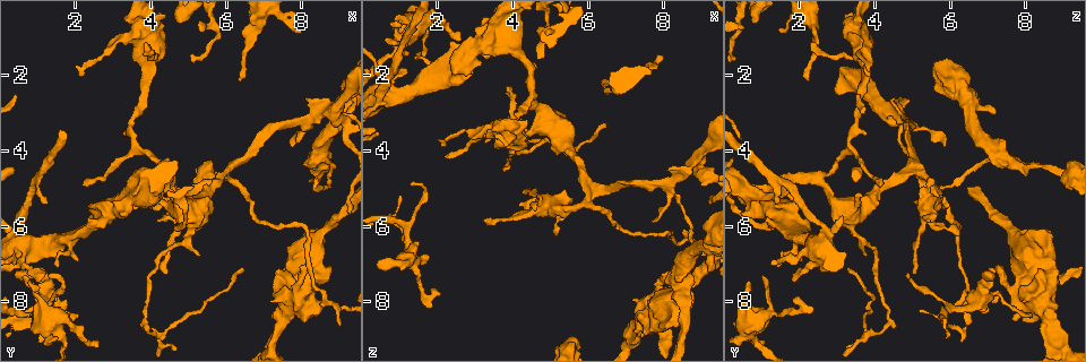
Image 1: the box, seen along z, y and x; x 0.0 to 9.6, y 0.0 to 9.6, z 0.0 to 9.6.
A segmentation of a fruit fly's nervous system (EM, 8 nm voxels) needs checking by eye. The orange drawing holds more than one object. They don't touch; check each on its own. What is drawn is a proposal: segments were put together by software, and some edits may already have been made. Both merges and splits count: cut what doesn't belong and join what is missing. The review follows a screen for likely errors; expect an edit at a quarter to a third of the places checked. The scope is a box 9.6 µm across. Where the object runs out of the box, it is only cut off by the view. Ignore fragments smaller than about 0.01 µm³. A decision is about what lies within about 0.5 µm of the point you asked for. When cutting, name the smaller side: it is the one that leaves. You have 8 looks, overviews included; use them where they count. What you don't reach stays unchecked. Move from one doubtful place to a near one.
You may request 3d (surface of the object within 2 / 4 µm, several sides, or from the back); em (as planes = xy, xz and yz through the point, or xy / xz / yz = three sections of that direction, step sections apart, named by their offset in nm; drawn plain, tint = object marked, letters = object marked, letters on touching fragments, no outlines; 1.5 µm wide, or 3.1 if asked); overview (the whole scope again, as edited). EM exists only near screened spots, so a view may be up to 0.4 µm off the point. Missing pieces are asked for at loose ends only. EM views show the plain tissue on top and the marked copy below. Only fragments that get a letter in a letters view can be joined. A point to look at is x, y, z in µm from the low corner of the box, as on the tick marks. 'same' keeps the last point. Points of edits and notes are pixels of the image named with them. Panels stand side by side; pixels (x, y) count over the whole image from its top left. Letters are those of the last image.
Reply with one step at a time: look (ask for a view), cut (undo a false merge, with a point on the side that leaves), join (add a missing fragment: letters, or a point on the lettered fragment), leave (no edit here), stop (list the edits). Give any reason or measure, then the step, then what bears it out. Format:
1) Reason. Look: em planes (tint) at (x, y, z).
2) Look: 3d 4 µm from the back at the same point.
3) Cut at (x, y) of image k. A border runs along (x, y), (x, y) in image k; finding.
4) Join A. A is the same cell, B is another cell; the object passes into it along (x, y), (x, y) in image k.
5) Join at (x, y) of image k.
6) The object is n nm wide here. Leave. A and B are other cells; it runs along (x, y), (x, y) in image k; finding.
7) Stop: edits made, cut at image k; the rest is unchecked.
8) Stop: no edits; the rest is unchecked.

Look: 3d 4 µm at (7.55, 8.25, 8.55).

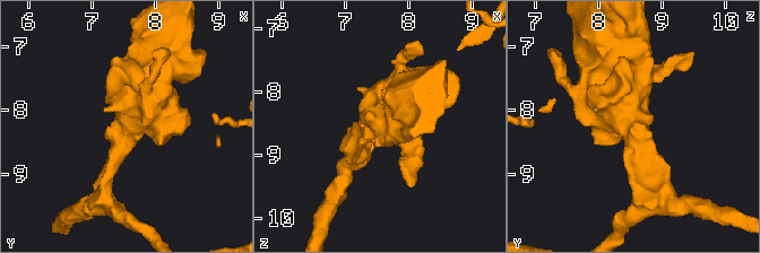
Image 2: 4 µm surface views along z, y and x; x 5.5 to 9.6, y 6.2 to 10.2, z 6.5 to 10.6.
Look: em planes (letters) at (7.60, 8.25, 8.55).

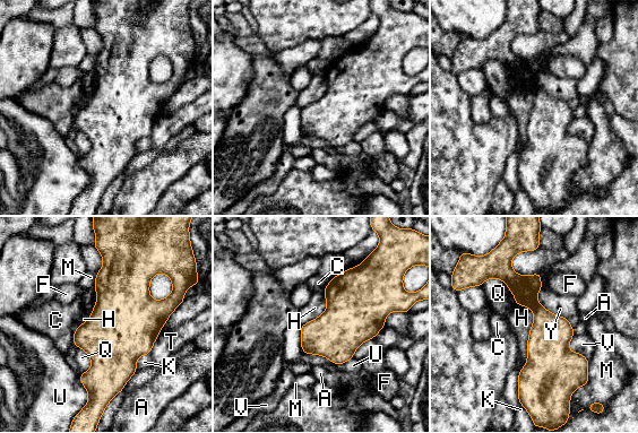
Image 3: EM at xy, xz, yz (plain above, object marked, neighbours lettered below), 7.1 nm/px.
Leave. A, C, F, H, K, M, Q, T, U, V and Y are other cells; a border runs along (516, 304), (533, 312), (526, 358) in image 3; all the same cell.

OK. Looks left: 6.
Abrupt turn. Look: em planes (letters) at (1.65, 8.30, 7.80).

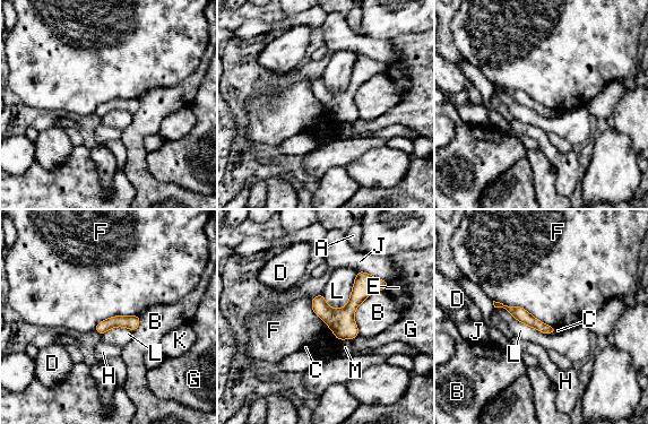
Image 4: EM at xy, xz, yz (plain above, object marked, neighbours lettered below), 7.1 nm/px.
The object is 100 nm wide here. Leave. A, B, C, D, E, F, G, H, J, K, L and M are other cells; a border runs along (357, 271), (348, 301), (331, 309) in image 4; all the same cell.

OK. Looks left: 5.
Branch stops here. Look: em planes (letters) at (1.10, 9.10, 6.30).

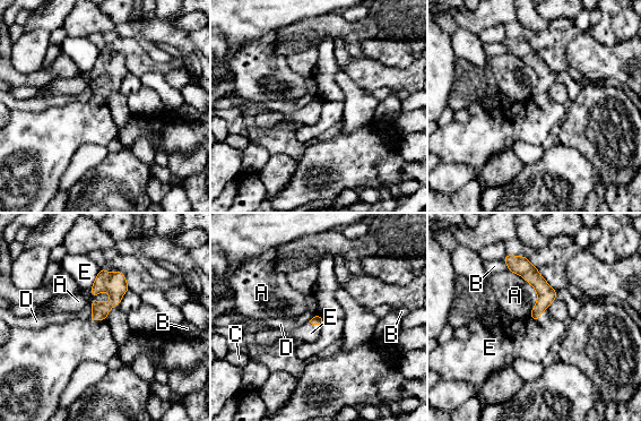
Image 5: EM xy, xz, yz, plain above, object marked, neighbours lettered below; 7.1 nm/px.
Leave. A, B, C, D and E are other cells; a border runs along (546, 308), (537, 320), (530, 318) in image 5; no lettered fragment goes on from it.

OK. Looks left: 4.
Stop: no edits; the rest is unchecked.

